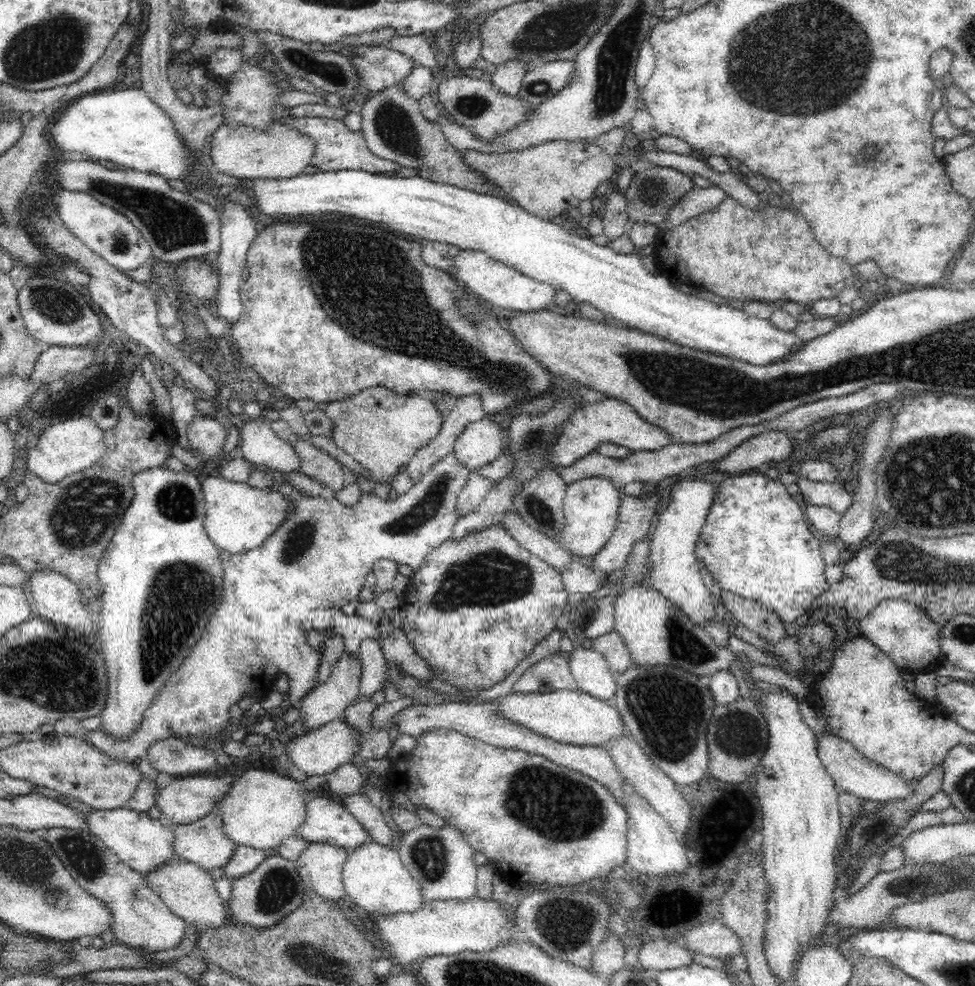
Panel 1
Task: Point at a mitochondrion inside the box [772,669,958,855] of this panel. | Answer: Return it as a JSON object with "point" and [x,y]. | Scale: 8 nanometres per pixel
{"point":[870,835]}

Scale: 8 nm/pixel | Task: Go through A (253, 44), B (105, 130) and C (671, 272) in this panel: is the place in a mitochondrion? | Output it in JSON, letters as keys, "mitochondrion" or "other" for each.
{"A":"other","B":"other","C":"other"}

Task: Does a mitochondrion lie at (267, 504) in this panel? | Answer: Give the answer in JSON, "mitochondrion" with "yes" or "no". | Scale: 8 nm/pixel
{"mitochondrion":"no"}

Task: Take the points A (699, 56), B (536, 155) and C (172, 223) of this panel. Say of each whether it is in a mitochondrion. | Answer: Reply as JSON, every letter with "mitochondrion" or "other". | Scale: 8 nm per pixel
{"A":"other","B":"other","C":"mitochondrion"}

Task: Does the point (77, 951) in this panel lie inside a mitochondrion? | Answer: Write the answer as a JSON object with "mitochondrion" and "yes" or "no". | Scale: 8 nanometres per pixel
{"mitochondrion":"no"}

